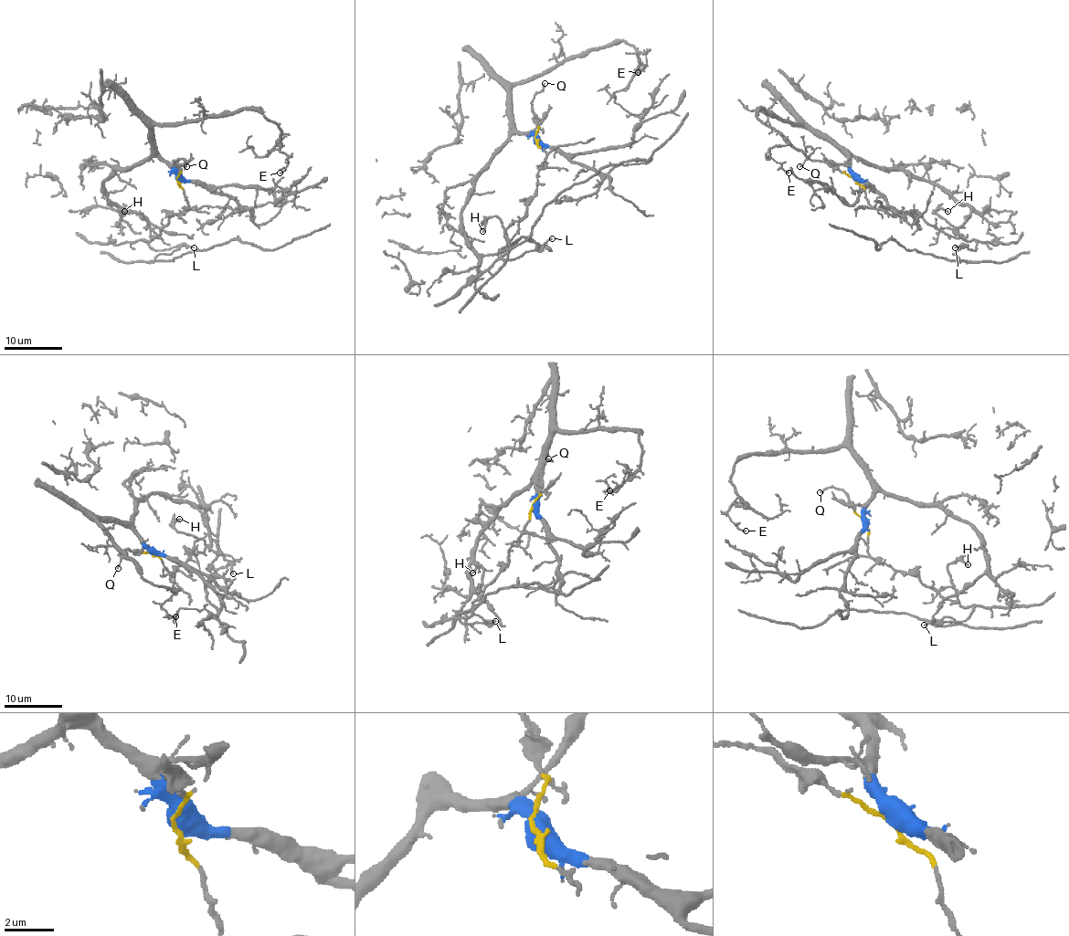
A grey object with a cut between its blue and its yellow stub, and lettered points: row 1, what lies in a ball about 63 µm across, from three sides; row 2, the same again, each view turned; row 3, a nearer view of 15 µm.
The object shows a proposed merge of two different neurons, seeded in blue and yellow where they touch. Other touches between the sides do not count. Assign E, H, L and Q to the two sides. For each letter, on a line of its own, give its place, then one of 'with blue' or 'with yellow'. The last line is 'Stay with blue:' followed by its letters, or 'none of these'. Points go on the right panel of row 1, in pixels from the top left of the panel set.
E: at (788, 173); with blue
H: at (947, 211); with yellow
L: at (955, 247); with yellow
Q: at (799, 166); with yellow
Stay with blue: E

